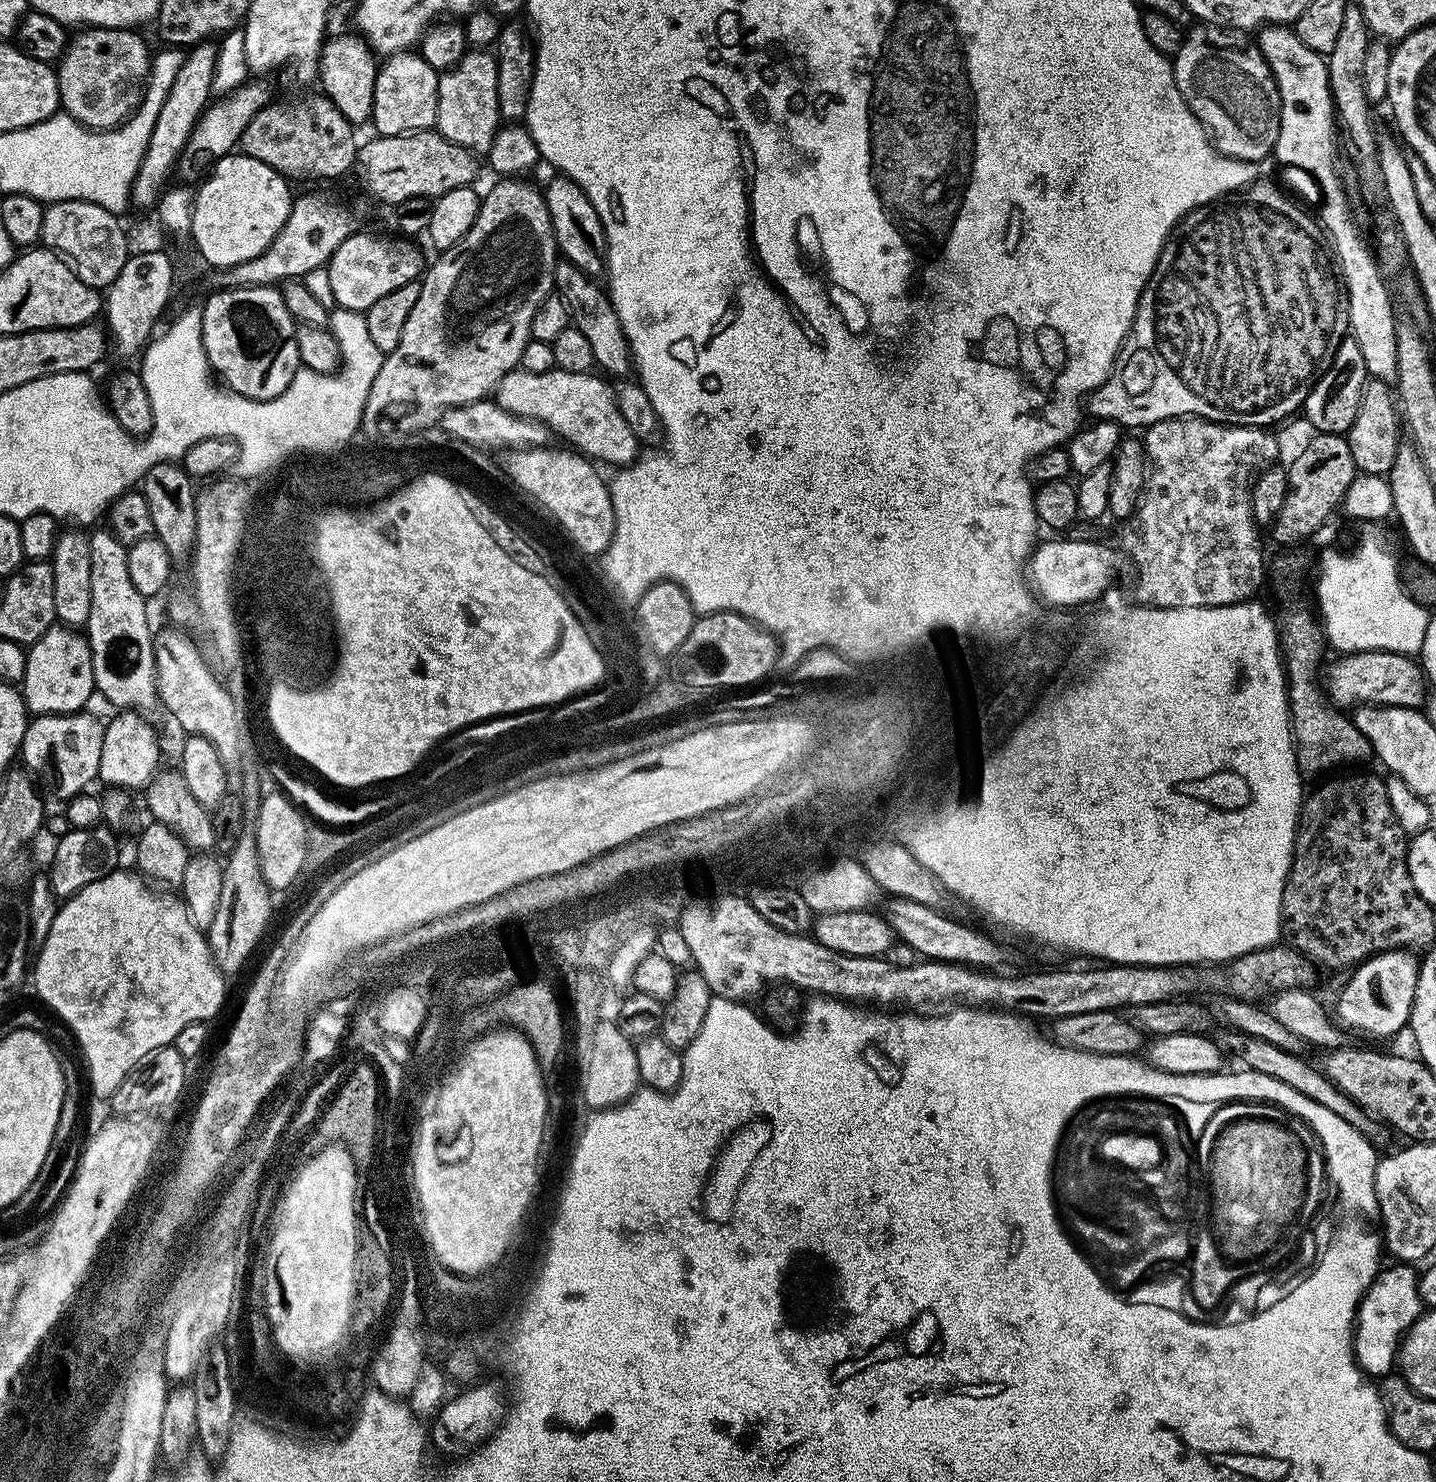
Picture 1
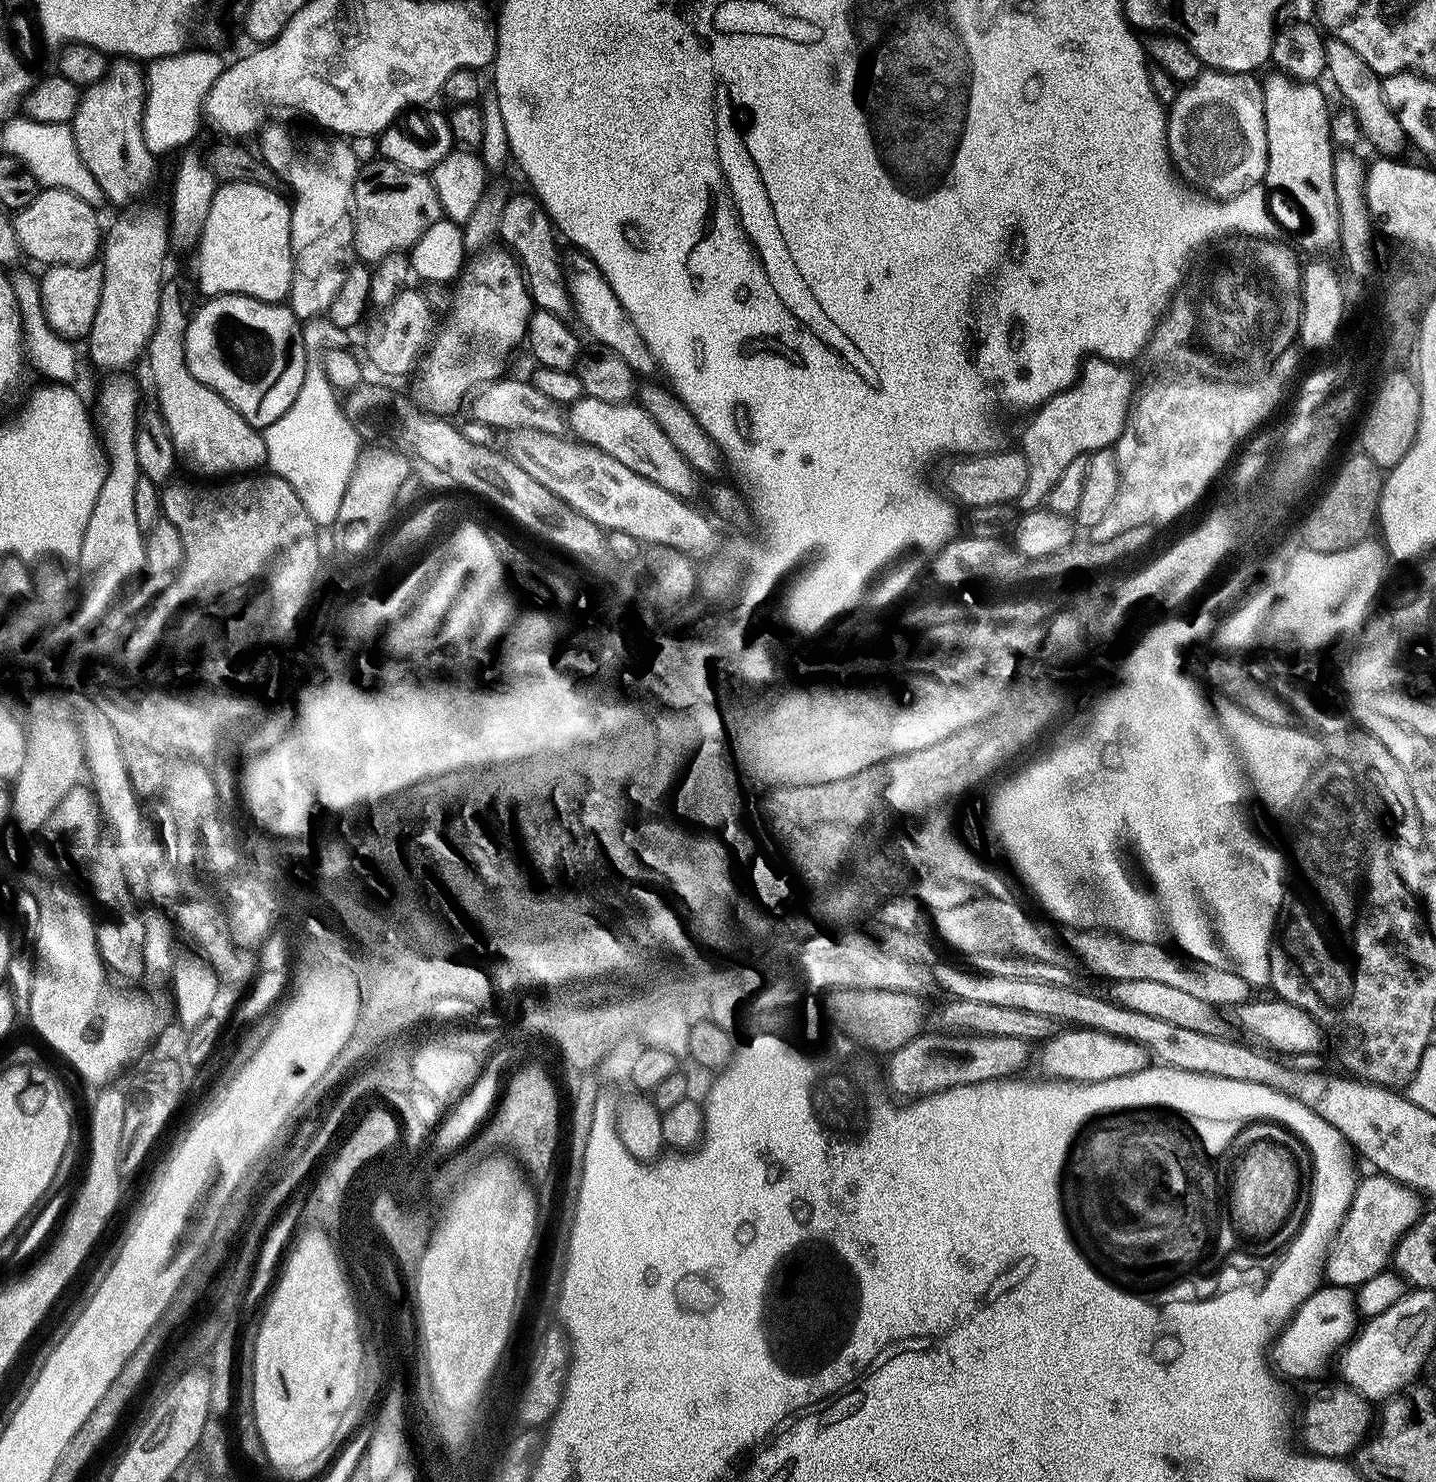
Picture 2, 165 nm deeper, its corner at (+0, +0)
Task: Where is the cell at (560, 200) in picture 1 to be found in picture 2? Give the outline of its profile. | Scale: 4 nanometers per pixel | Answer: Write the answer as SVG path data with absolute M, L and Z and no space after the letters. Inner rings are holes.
M574 250L569 258L567 255L566 264L568 267L566 276L568 292L572 299L575 315L578 314L579 320L594 338L593 341L606 345L620 357L625 358L626 364L632 368L633 372L642 376L644 374L646 376L643 377L646 378L653 377L650 375L658 370L656 356L642 338L642 334L639 333L634 320L630 318L629 312L621 306L620 299L614 294L613 288L609 286L608 280L595 261L584 252Z

